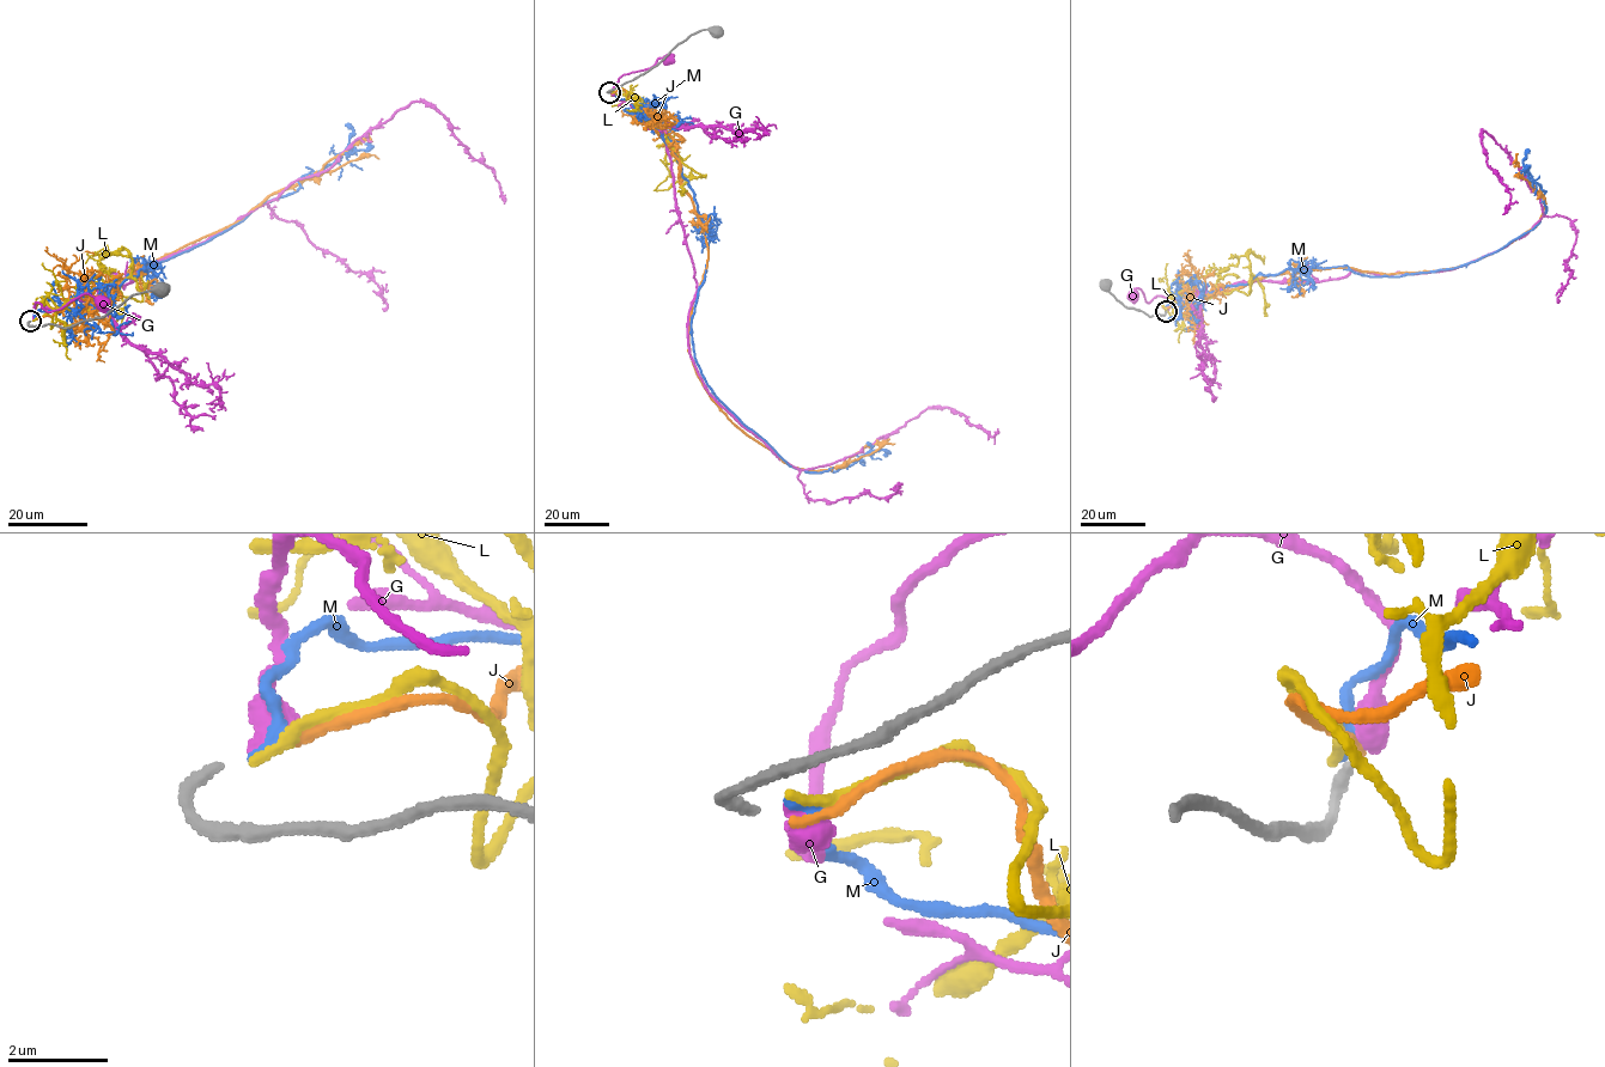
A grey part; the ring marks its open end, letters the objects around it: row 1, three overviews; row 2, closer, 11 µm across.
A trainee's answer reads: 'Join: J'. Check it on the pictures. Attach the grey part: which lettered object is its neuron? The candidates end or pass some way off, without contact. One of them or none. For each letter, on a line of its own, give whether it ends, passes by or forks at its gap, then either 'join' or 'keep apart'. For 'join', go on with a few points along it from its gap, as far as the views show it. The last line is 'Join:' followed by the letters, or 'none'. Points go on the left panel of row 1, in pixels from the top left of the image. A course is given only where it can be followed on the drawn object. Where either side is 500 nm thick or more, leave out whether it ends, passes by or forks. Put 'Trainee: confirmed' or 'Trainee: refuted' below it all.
G: keep apart
J: it ends there; keep apart
L: it ends there; keep apart
M: it ends there; keep apart
Join: none
Trainee: refuted

